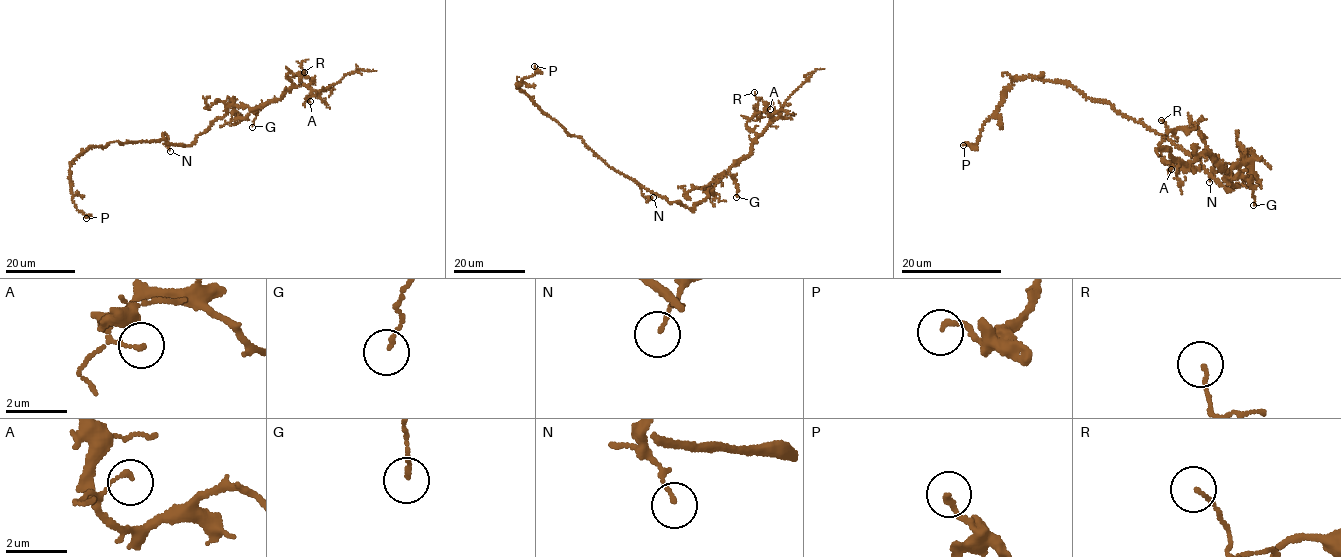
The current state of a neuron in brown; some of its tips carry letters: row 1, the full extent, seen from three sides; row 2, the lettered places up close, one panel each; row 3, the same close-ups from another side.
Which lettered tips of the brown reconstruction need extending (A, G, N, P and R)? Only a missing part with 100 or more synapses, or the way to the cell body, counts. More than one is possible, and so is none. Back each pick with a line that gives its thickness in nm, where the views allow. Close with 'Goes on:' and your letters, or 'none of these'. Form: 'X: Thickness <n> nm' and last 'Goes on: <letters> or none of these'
Goes on: none of these

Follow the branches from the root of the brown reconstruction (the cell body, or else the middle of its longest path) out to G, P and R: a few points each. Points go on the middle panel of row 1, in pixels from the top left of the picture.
G: (665, 197), (693, 209), (725, 174), (737, 184), (736, 197)
P: (665, 197), (612, 169), (578, 136), (570, 135), (518, 87), (522, 79), (537, 70), (534, 66)
R: (665, 197), (693, 209), (730, 168), (747, 158), (756, 136), (747, 124), (758, 102), (754, 92)

